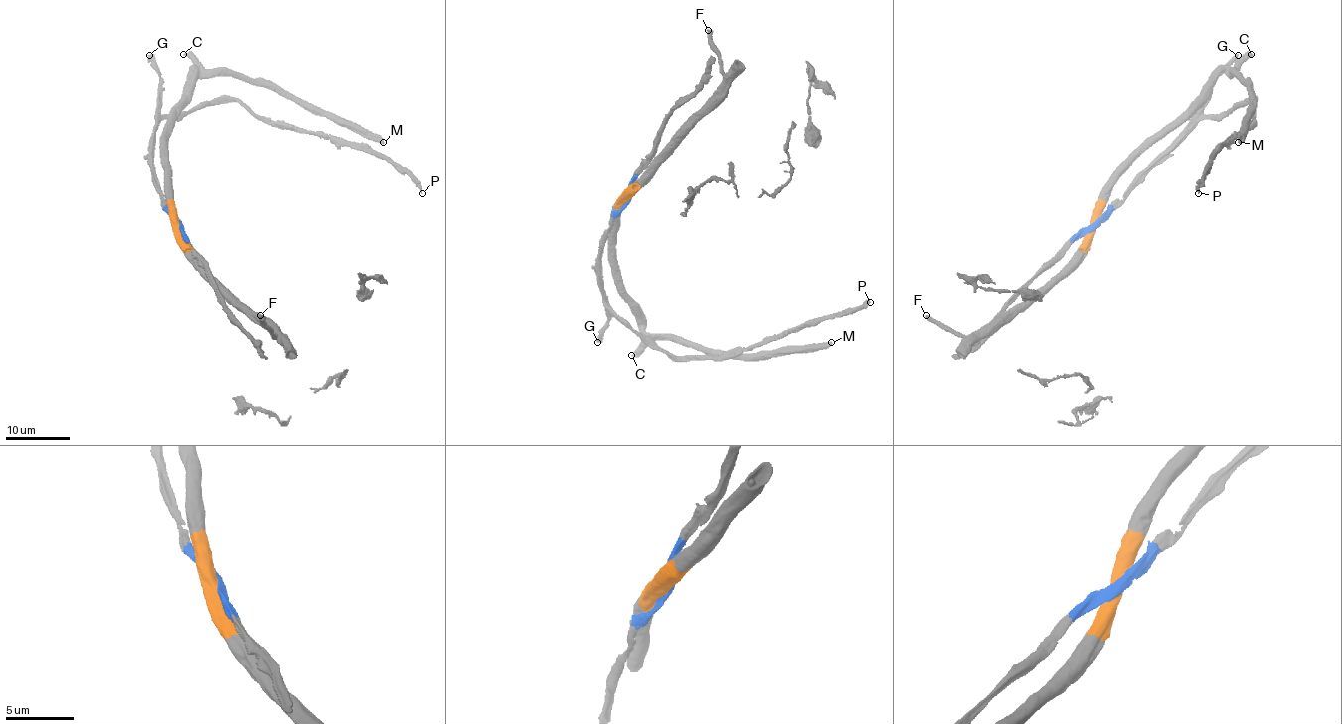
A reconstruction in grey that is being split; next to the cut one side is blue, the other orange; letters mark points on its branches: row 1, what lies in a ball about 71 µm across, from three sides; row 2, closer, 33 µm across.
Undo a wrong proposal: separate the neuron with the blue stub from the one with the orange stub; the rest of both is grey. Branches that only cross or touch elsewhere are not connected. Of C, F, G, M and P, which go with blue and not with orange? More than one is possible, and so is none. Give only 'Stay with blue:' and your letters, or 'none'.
Stay with blue: G, P

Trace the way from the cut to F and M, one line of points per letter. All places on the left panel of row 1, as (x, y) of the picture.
F: (181, 225), (181, 240), (194, 253), (196, 259), (275, 335), (259, 316)
M: (181, 225), (167, 162), (167, 124), (193, 71), (235, 73), (283, 89), (384, 142)

